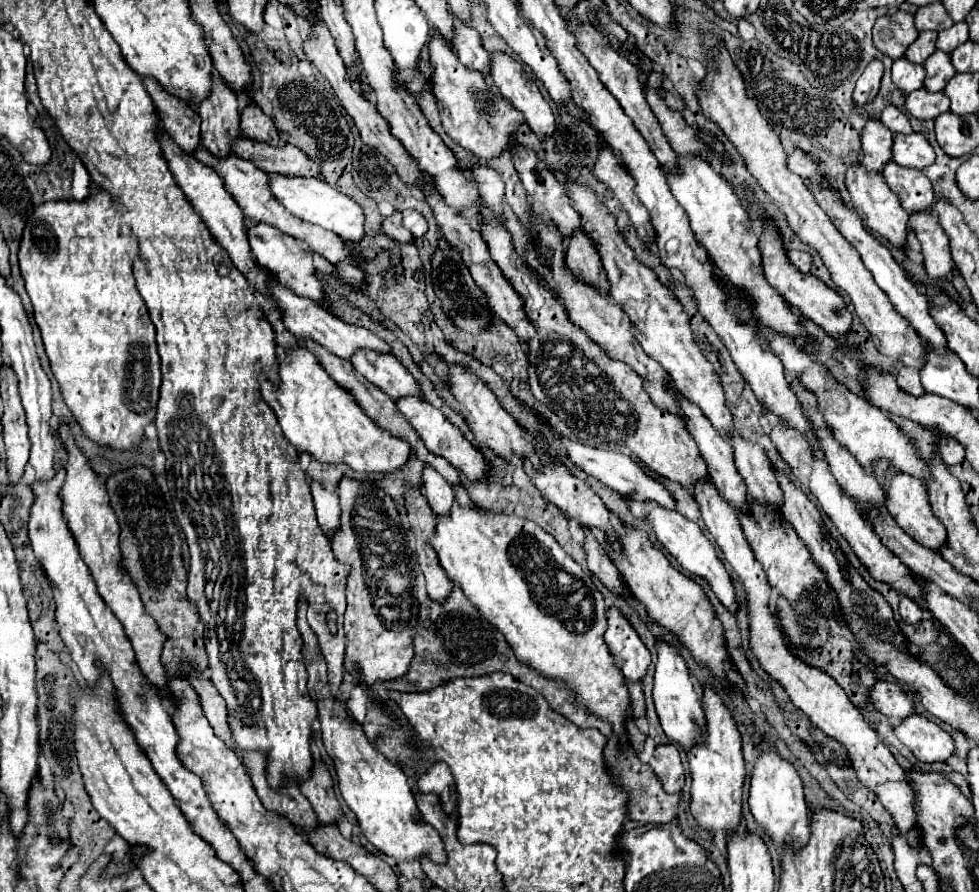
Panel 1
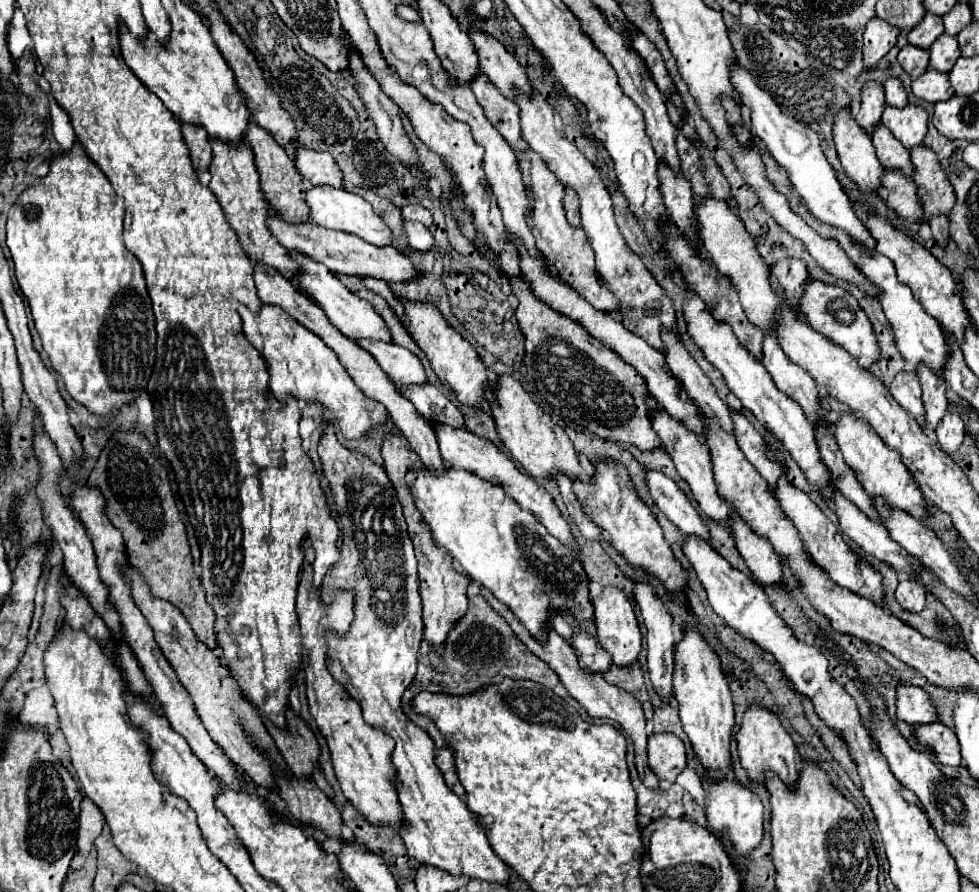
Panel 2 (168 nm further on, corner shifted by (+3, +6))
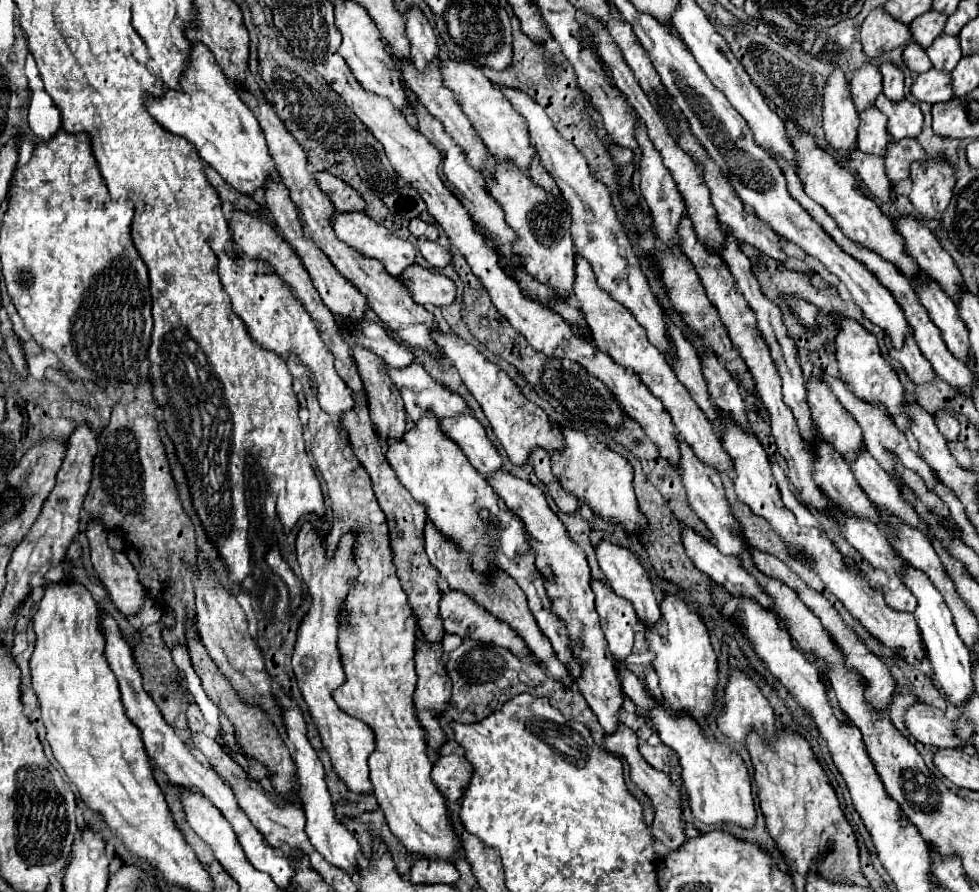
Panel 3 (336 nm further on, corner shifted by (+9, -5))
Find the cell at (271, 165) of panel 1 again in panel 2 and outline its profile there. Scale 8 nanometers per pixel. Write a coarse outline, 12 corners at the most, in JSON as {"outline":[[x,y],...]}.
{"outline":[[297,147],[295,167],[313,185],[341,187],[335,159]]}

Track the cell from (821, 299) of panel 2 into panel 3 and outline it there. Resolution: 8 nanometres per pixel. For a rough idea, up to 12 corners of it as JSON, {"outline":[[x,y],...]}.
{"outline":[[841,320],[841,380],[869,404],[885,406],[909,428],[905,390],[877,340],[855,320]]}

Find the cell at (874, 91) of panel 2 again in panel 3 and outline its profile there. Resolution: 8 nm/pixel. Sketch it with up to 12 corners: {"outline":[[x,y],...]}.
{"outline":[[865,62],[851,78],[857,110],[873,106],[881,92],[881,72]]}

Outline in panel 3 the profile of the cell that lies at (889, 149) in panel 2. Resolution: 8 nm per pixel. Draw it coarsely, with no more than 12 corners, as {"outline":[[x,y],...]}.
{"outline":[[871,106],[859,112],[857,144],[885,154],[891,140],[885,116]]}

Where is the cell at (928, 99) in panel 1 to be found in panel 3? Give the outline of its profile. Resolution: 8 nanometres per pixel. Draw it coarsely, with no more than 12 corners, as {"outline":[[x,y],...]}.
{"outline":[[919,74],[911,94],[929,104],[953,98],[951,74]]}

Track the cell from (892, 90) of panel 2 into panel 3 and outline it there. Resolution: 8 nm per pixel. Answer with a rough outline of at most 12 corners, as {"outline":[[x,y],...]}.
{"outline":[[893,62],[881,64],[885,96],[903,98],[903,72]]}

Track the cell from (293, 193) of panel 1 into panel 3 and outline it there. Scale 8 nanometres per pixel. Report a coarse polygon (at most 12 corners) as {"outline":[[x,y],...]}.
{"outline":[[365,212],[335,214],[339,240],[399,276],[415,246]]}

